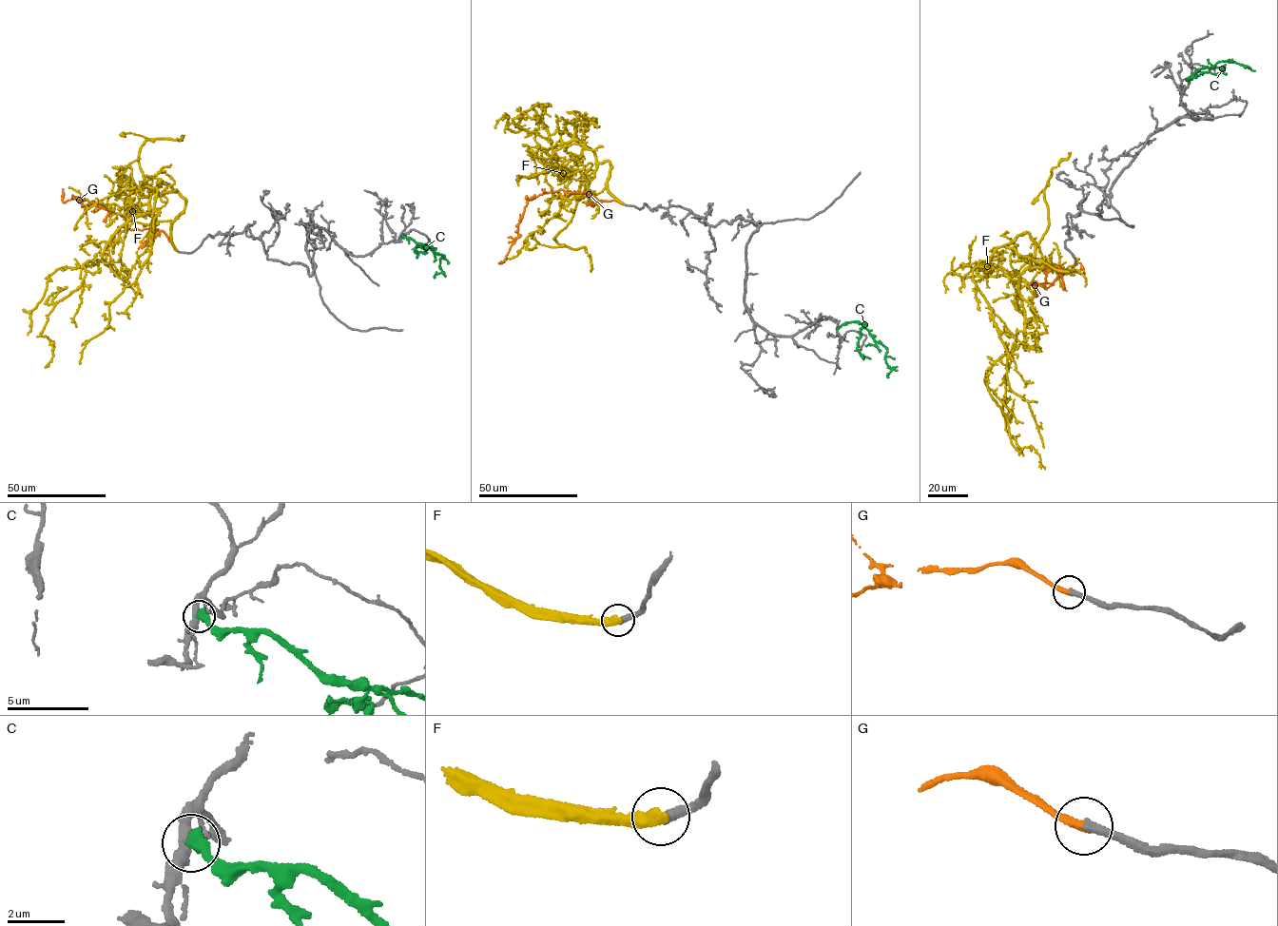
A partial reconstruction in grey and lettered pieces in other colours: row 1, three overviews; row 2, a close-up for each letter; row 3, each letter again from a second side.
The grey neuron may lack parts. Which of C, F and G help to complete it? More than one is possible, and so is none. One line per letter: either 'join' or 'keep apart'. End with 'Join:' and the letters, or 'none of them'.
C: keep apart
F: keep apart
G: join
Join: G

